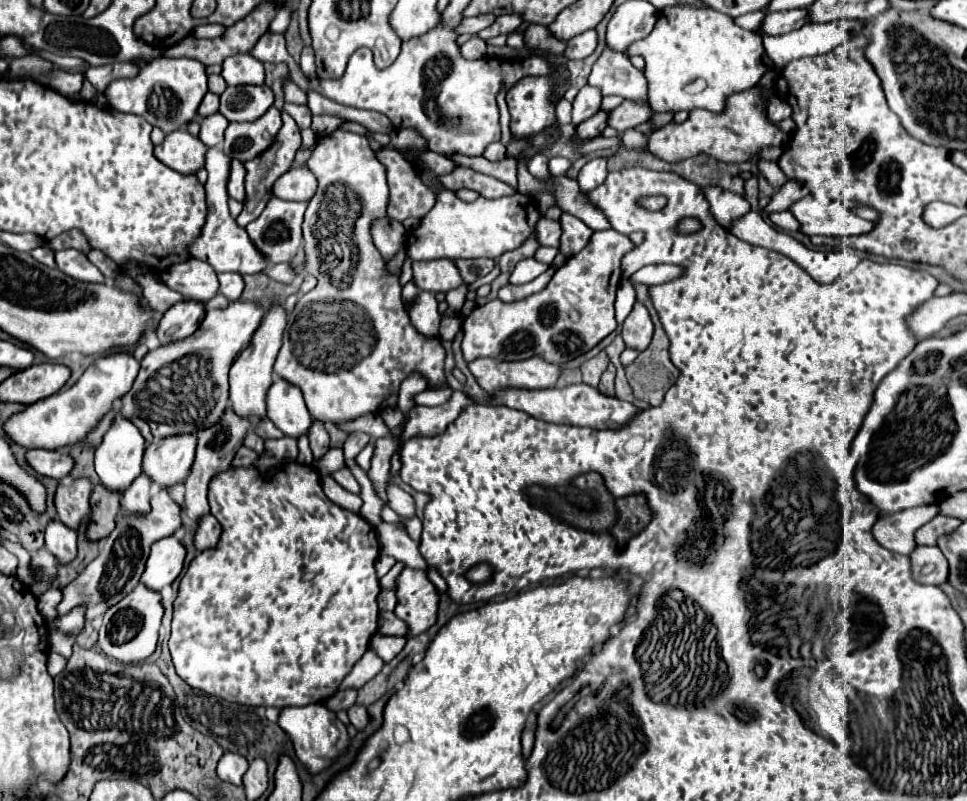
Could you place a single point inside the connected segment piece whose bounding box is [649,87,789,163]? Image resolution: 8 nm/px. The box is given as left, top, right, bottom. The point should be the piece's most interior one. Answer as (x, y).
(743, 130)

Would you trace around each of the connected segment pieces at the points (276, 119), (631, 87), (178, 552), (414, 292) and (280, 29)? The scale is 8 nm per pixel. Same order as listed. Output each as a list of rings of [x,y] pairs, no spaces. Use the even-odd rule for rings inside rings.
[[[269,107],[269,111],[253,123],[229,123],[223,151],[239,161],[255,159],[273,143],[281,125],[281,113],[275,107]]]
[[[605,47],[595,61],[589,83],[601,89],[601,95],[621,95],[625,99],[647,99],[647,79],[643,71],[631,65],[625,55]]]
[[[163,537],[151,545],[151,555],[147,559],[145,571],[141,575],[141,583],[153,591],[171,585],[185,561],[185,547],[175,537]]]
[[[410,280],[402,289],[402,299],[404,304],[408,307],[408,309],[413,304],[416,296],[418,295],[419,289],[413,283],[413,280]]]
[[[281,5],[275,18],[270,23],[268,31],[271,31],[272,33],[284,33],[289,26],[292,13],[292,9],[285,5]]]

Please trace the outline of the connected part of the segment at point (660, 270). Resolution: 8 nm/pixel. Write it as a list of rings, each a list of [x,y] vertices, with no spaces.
[[[647,265],[643,269],[639,269],[631,281],[633,283],[645,283],[645,285],[661,285],[661,283],[669,283],[673,279],[679,279],[683,273],[681,273],[681,267],[677,265]]]

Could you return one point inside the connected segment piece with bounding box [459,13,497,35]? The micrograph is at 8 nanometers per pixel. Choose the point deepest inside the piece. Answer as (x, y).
(475, 24)

